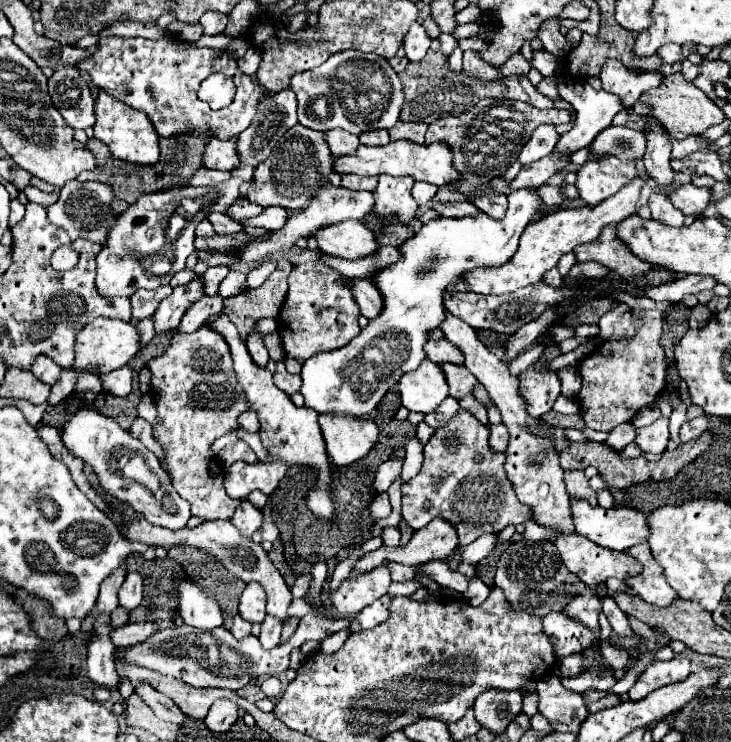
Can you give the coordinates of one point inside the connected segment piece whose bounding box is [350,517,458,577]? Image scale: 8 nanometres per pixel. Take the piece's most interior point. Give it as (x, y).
(437, 540)

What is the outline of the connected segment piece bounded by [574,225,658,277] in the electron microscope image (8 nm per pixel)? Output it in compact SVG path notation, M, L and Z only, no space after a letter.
M608 225L608 229L602 231L602 235L592 241L578 245L574 249L578 261L596 261L606 265L612 271L618 271L622 277L638 277L646 275L652 269L658 269L656 265L648 265L646 261L640 261L618 237L616 225Z

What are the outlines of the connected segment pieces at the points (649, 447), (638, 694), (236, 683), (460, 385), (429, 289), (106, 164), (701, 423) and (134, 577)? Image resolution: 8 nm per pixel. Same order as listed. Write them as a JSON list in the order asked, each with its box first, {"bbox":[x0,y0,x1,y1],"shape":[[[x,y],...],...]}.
[{"bbox":[634,417,670,453],"shape":[[[660,417],[652,425],[638,429],[634,443],[636,443],[636,447],[640,451],[646,451],[646,453],[664,453],[668,439],[670,439],[668,419]]]},{"bbox":[628,655,690,701],"shape":[[[676,655],[670,661],[662,663],[650,663],[634,683],[634,687],[628,691],[632,701],[640,701],[654,689],[660,689],[670,683],[684,681],[690,675],[690,659],[686,655]]]},{"bbox":[124,611,352,691],"shape":[[[320,611],[306,613],[300,619],[300,625],[294,631],[294,635],[288,641],[276,645],[274,649],[264,649],[260,645],[258,637],[254,637],[254,635],[248,635],[238,641],[224,627],[216,627],[212,631],[200,631],[200,629],[182,625],[182,627],[162,629],[160,633],[152,635],[146,643],[140,643],[134,647],[124,647],[124,653],[126,653],[124,661],[158,671],[162,675],[170,675],[192,687],[222,687],[222,689],[238,691],[250,683],[250,673],[252,673],[252,679],[266,675],[266,673],[278,675],[288,669],[292,649],[300,649],[302,643],[306,643],[306,641],[322,643],[326,637],[338,633],[340,629],[348,627],[350,623],[352,623],[352,619],[330,619],[330,617],[324,617]]]},{"bbox":[440,363,478,399],"shape":[[[444,363],[440,367],[444,369],[444,377],[448,381],[448,393],[450,393],[450,397],[460,399],[460,397],[472,393],[472,389],[474,389],[474,385],[478,381],[476,381],[476,377],[464,365]]]},{"bbox":[300,189,540,417],"shape":[[[518,189],[508,195],[508,211],[504,219],[494,219],[486,213],[478,213],[476,217],[438,217],[430,223],[422,225],[422,229],[410,237],[406,243],[402,243],[400,255],[402,259],[380,269],[376,277],[372,279],[374,285],[380,289],[380,295],[384,297],[384,309],[380,311],[380,317],[374,317],[368,321],[368,325],[360,331],[360,335],[348,343],[344,349],[318,353],[302,365],[302,387],[300,393],[306,399],[306,407],[314,409],[318,413],[346,413],[352,417],[362,417],[370,413],[380,399],[386,395],[386,391],[408,371],[418,369],[424,353],[424,343],[428,341],[428,335],[438,329],[438,325],[444,321],[448,309],[444,305],[444,293],[452,291],[454,285],[462,283],[466,279],[466,273],[470,273],[476,267],[500,267],[512,259],[512,255],[518,249],[520,235],[524,233],[526,225],[530,223],[532,215],[540,211],[540,195],[536,189]]]},{"bbox":[80,135,210,203],"shape":[[[176,135],[176,137],[170,137],[170,139],[160,139],[160,161],[156,165],[150,165],[150,167],[140,167],[140,165],[134,165],[134,163],[124,163],[124,161],[118,161],[110,155],[108,147],[98,141],[98,139],[90,139],[88,141],[88,149],[94,153],[94,159],[96,159],[96,165],[98,169],[96,171],[88,171],[88,173],[80,173],[80,181],[100,181],[100,183],[106,183],[106,185],[112,185],[114,193],[118,199],[124,199],[126,203],[134,203],[142,193],[154,193],[158,189],[170,189],[174,187],[176,183],[180,185],[182,181],[186,181],[188,177],[192,177],[200,167],[202,167],[202,153],[204,153],[204,145],[208,143],[210,137],[186,137],[186,135]]]},{"bbox":[680,417,708,443],"shape":[[[698,417],[698,419],[686,421],[686,423],[680,427],[680,441],[682,441],[682,443],[688,443],[688,441],[692,441],[692,439],[698,439],[706,429],[708,429],[708,419],[706,419],[706,417]]]},{"bbox":[118,573,142,611],"shape":[[[130,573],[126,575],[126,581],[122,583],[120,591],[118,591],[118,605],[126,611],[132,611],[134,607],[138,607],[142,601],[142,577],[140,573]]]}]

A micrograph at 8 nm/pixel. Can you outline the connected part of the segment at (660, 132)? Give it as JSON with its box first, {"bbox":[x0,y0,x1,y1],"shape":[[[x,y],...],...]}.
{"bbox":[642,117,674,187],"shape":[[[650,117],[650,125],[652,129],[646,131],[646,139],[648,139],[648,149],[646,155],[642,159],[644,167],[648,169],[650,177],[660,185],[660,187],[672,187],[674,183],[674,171],[670,167],[670,143],[666,139],[666,131],[660,127],[660,123],[654,121],[654,117]]]}

